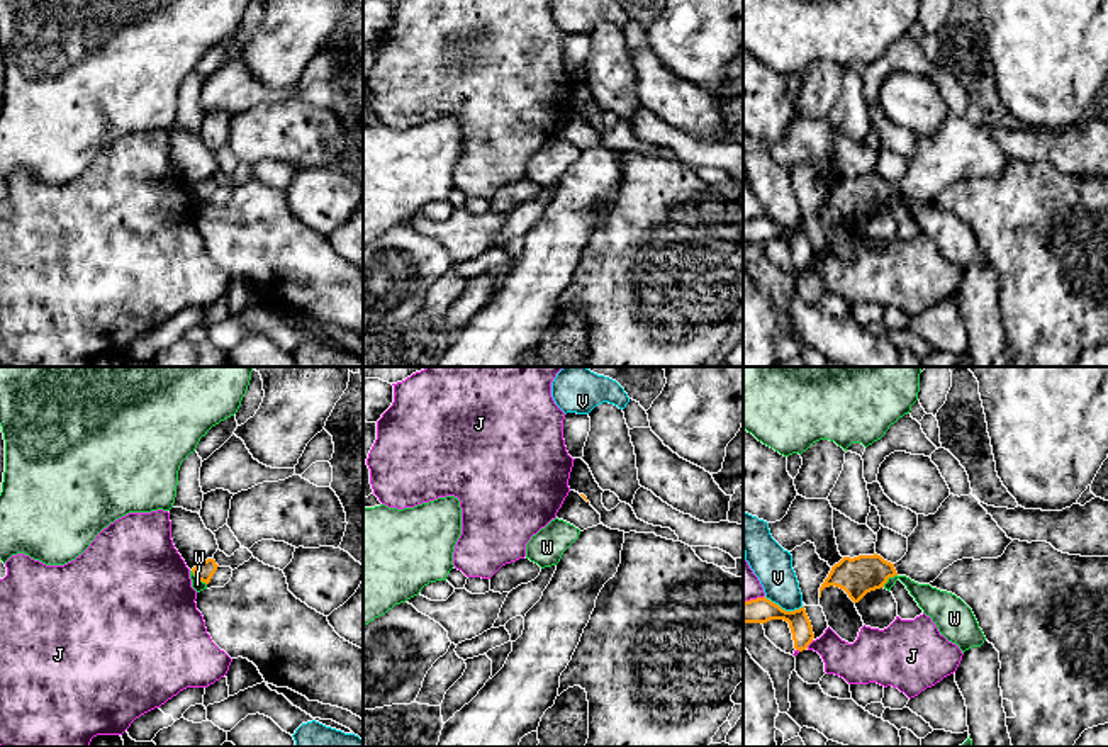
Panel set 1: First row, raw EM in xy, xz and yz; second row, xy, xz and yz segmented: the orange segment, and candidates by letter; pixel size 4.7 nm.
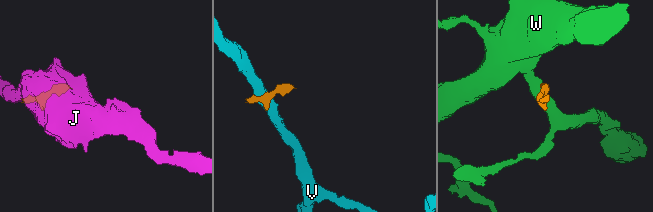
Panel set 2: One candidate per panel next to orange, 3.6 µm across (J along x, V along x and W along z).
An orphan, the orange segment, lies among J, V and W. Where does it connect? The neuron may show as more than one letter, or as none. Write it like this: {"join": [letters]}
{"join": []}

